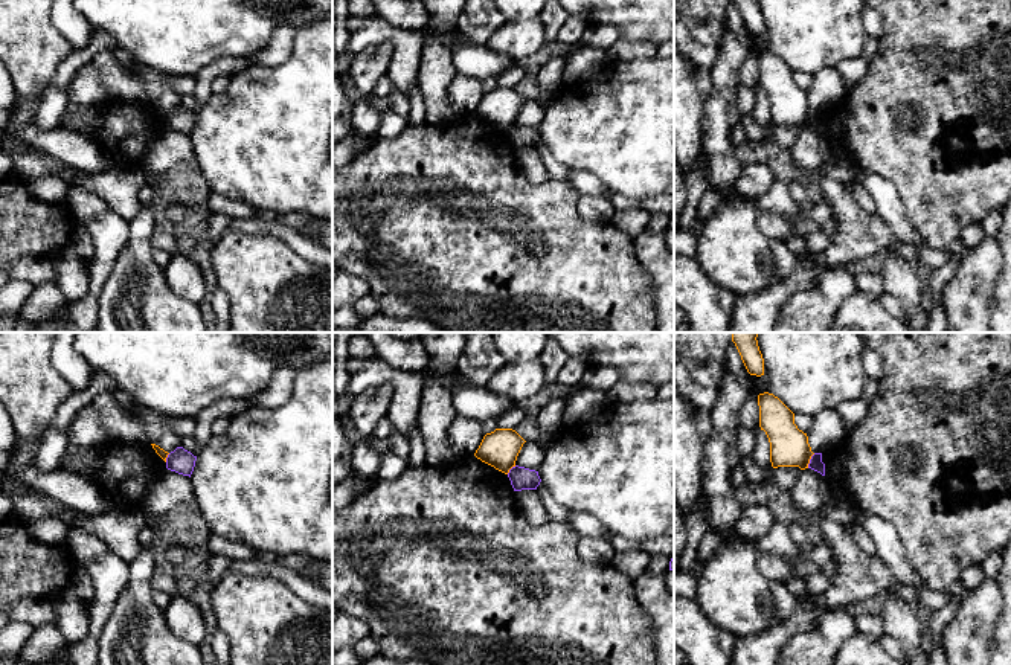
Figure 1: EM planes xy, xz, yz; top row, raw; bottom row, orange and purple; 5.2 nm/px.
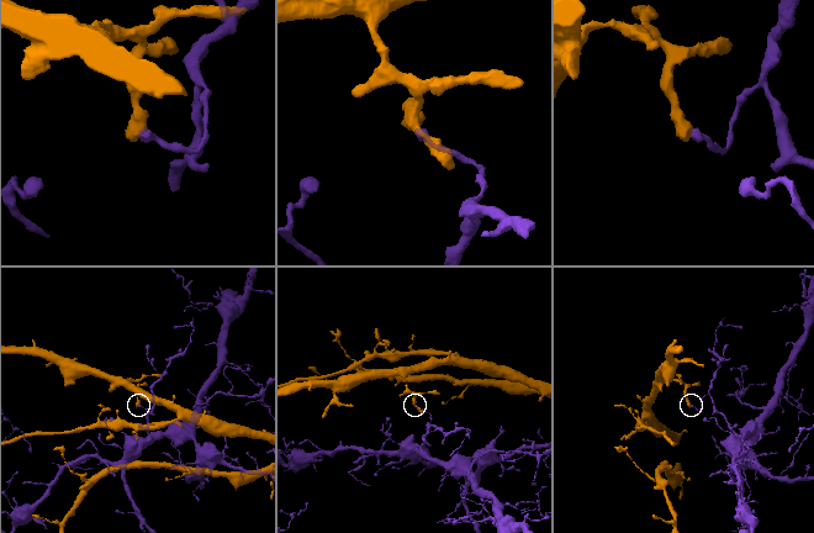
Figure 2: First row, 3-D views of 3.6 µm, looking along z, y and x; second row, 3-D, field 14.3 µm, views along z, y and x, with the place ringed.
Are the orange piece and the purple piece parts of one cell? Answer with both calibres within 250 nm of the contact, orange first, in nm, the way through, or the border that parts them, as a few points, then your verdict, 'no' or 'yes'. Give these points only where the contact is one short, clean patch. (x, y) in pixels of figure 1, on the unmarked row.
calibres 200 and 70 nm; border yz (815, 112), (807, 125); no

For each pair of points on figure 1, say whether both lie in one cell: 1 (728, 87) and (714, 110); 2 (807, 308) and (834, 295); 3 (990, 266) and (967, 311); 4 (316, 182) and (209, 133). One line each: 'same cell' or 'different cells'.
1: same cell
2: same cell
3: same cell
4: same cell

